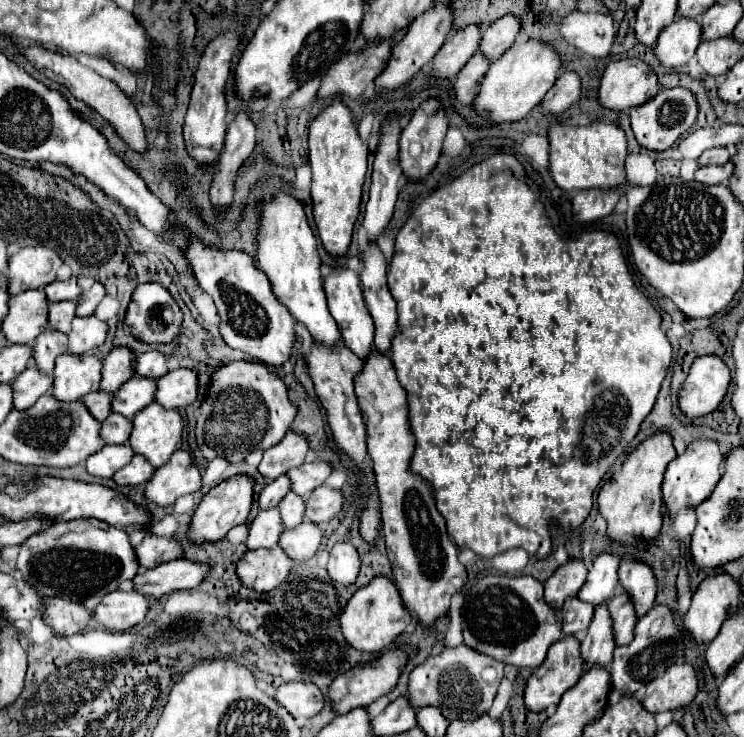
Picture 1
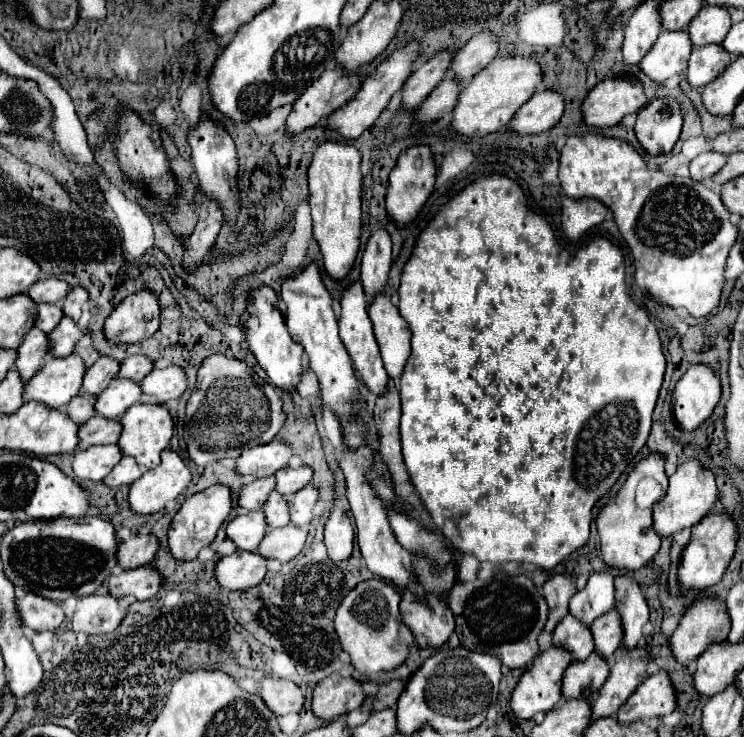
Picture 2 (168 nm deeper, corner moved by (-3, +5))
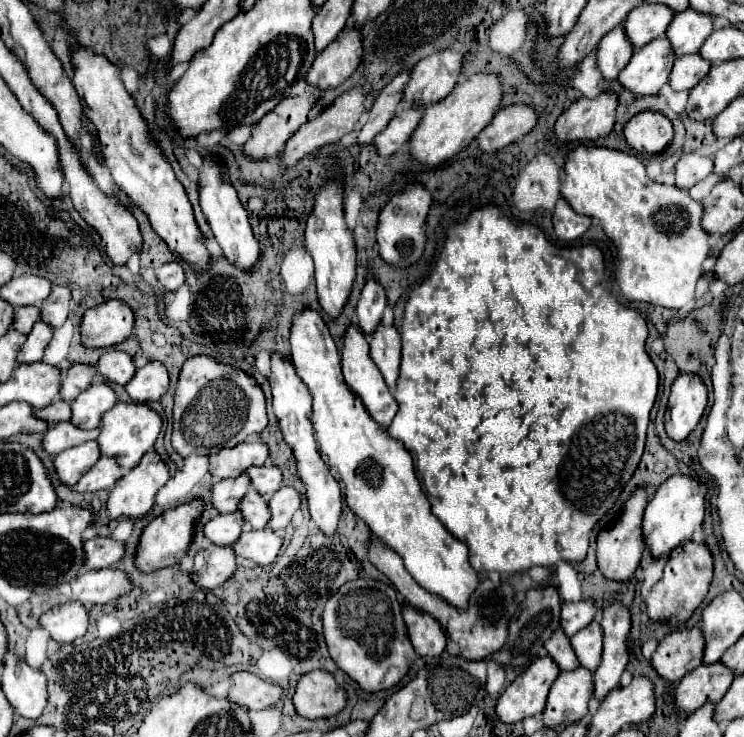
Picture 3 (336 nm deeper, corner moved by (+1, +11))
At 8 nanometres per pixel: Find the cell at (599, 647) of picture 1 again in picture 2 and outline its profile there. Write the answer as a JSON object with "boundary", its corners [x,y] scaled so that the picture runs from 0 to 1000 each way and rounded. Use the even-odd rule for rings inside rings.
{"boundary":[[[796,886],[785,900],[769,900],[755,919],[758,948],[793,948],[817,921],[817,900],[812,891]]]}

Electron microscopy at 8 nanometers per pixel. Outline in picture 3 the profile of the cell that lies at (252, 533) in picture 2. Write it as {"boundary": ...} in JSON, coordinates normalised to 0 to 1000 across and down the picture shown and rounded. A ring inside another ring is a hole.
{"boundary":[[[306,696],[306,699],[290,699],[274,712],[274,726],[290,737],[290,739],[315,739],[315,734],[328,720],[328,704],[325,696]]]}

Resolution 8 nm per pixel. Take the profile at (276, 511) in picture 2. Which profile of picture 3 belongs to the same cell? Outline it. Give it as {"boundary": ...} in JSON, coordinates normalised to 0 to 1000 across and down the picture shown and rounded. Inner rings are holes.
{"boundary":[[[336,664],[333,672],[323,680],[320,691],[328,696],[328,707],[339,718],[355,718],[355,715],[360,715],[360,701],[366,701],[366,699],[363,699],[360,680],[358,680],[355,672],[349,672],[341,664]]]}

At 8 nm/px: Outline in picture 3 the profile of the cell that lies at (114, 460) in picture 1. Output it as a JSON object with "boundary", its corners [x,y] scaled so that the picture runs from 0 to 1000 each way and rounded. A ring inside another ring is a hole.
{"boundary":[[[118,598],[113,604],[78,615],[73,620],[73,634],[75,634],[81,653],[86,653],[97,661],[134,620],[137,620],[137,615],[134,615],[134,607],[129,604],[129,598]]]}

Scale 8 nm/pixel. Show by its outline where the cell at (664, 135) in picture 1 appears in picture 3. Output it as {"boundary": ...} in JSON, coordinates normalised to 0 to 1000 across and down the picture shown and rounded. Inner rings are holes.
{"boundary":[[[860,151],[839,172],[841,191],[863,210],[887,208],[903,191],[903,167],[884,151]]]}

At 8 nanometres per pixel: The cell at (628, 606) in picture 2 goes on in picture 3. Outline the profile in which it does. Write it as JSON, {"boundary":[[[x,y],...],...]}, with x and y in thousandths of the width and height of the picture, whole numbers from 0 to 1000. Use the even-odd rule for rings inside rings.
{"boundary":[[[815,815],[809,829],[812,856],[812,889],[806,905],[798,910],[798,943],[812,948],[823,935],[831,932],[833,916],[844,902],[844,862],[849,851],[849,834],[833,815]]]}

